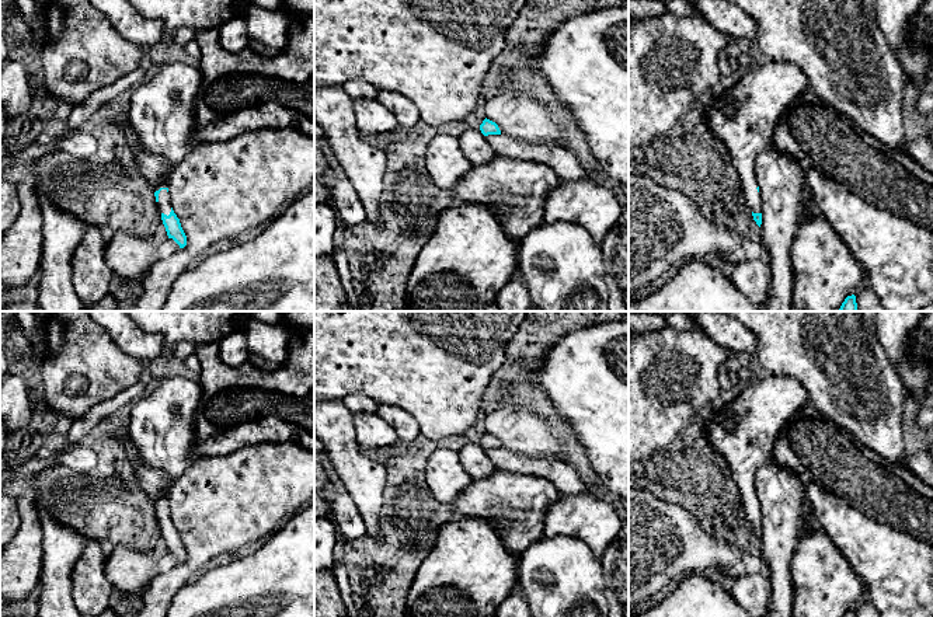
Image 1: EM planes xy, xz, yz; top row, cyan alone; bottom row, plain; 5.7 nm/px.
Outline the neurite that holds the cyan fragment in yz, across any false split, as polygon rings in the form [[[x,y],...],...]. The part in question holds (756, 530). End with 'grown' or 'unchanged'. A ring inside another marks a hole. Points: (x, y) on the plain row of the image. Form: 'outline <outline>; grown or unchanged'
outline [[[767,373],[742,386],[737,398],[724,408],[711,408],[706,436],[727,463],[759,541],[762,527],[755,492],[756,471],[772,457],[774,440],[807,402],[807,391],[797,380]]]; grown

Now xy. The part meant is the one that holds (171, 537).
outline [[[167,498],[159,499],[159,502],[154,506],[154,510],[156,516],[160,520],[161,534],[168,552],[173,552],[180,560],[180,562],[184,562],[187,560],[187,550],[181,541],[180,533],[171,522]]]; grown

